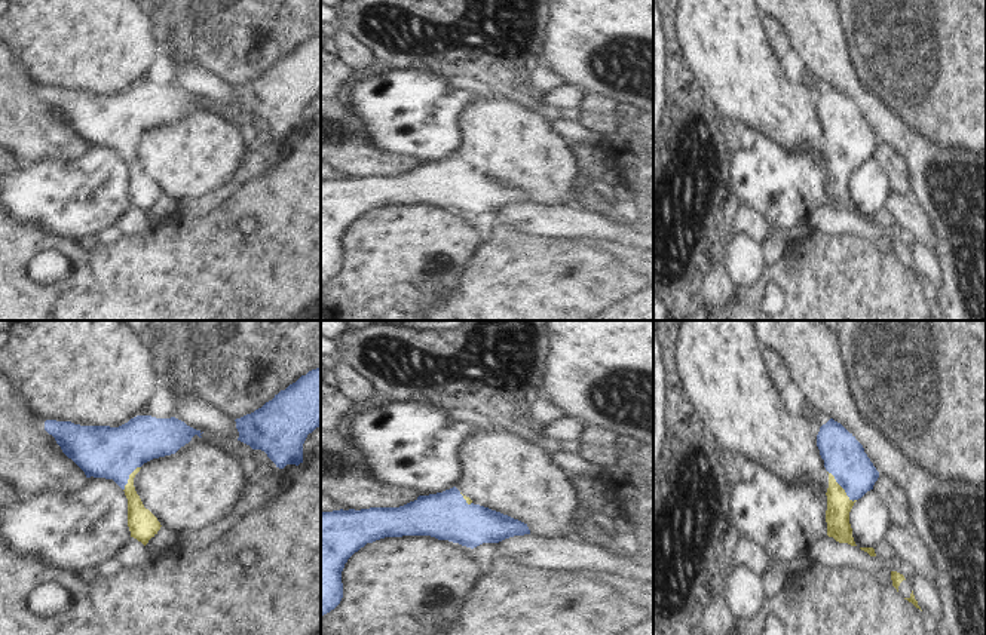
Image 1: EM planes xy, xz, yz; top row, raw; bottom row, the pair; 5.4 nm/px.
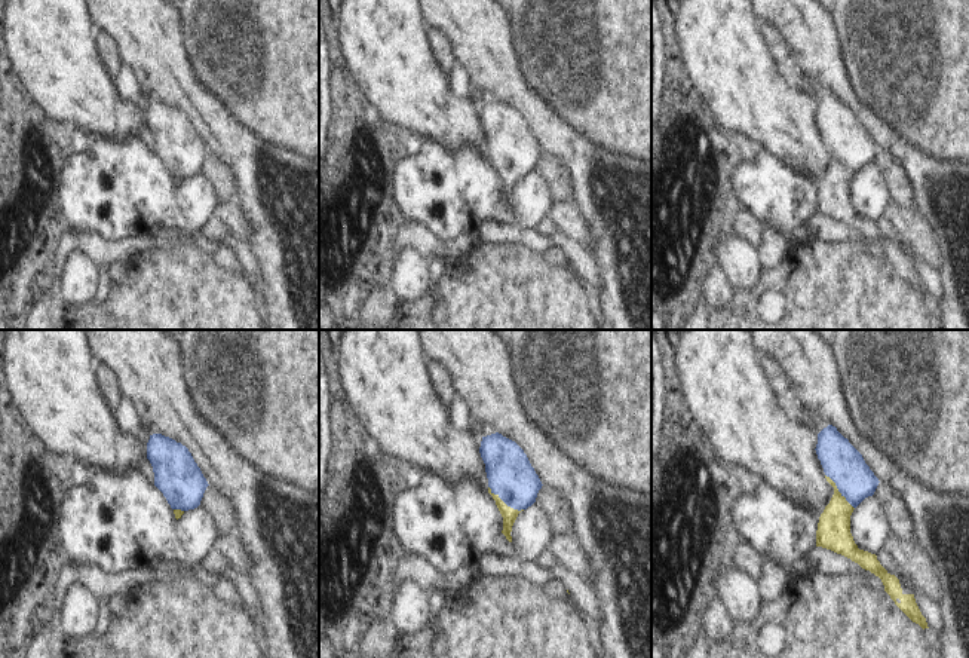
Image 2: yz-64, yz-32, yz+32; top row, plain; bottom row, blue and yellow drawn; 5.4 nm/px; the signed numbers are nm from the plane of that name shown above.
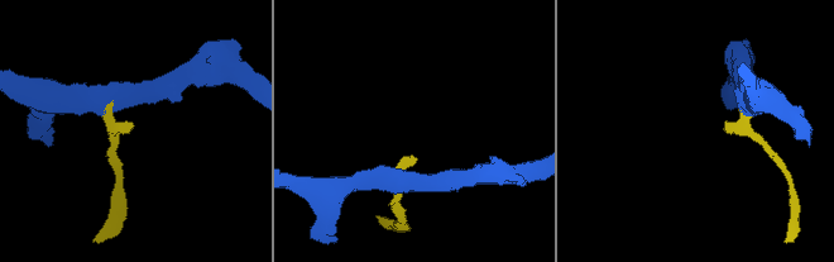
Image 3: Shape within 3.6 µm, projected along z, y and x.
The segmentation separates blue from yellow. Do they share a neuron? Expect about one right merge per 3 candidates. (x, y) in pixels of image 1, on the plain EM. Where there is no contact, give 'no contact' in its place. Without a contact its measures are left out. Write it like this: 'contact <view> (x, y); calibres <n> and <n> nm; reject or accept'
contact yz (841, 153); calibres 220 and 130 nm; accept

